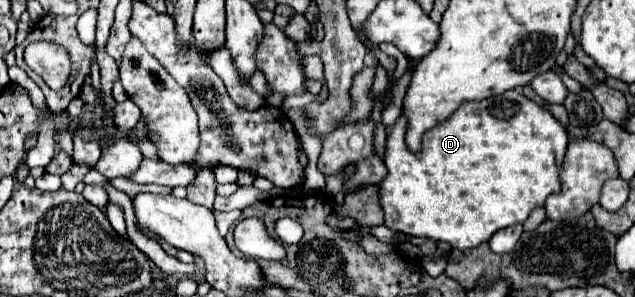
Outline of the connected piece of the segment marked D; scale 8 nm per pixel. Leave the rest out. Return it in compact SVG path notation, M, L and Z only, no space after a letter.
M506 91L498 97L490 97L486 101L466 101L466 105L460 105L454 115L450 115L450 119L438 123L436 127L432 127L430 131L424 133L422 137L422 149L418 153L410 151L404 143L404 133L407 129L407 119L401 115L398 121L392 125L392 129L388 131L388 139L386 139L386 151L384 151L384 165L388 169L386 177L380 181L378 185L378 193L380 193L380 205L384 211L384 225L396 233L404 233L404 235L414 235L414 237L428 237L428 239L436 239L436 241L444 241L448 245L452 245L454 249L472 249L478 247L480 243L488 241L496 231L510 227L514 223L524 223L528 219L528 215L532 213L534 207L544 205L546 197L554 191L560 189L560 179L558 173L562 169L562 159L566 155L566 147L568 147L568 135L566 129L550 115L548 109L538 107L538 103L530 101L528 97L524 97L518 91Z

